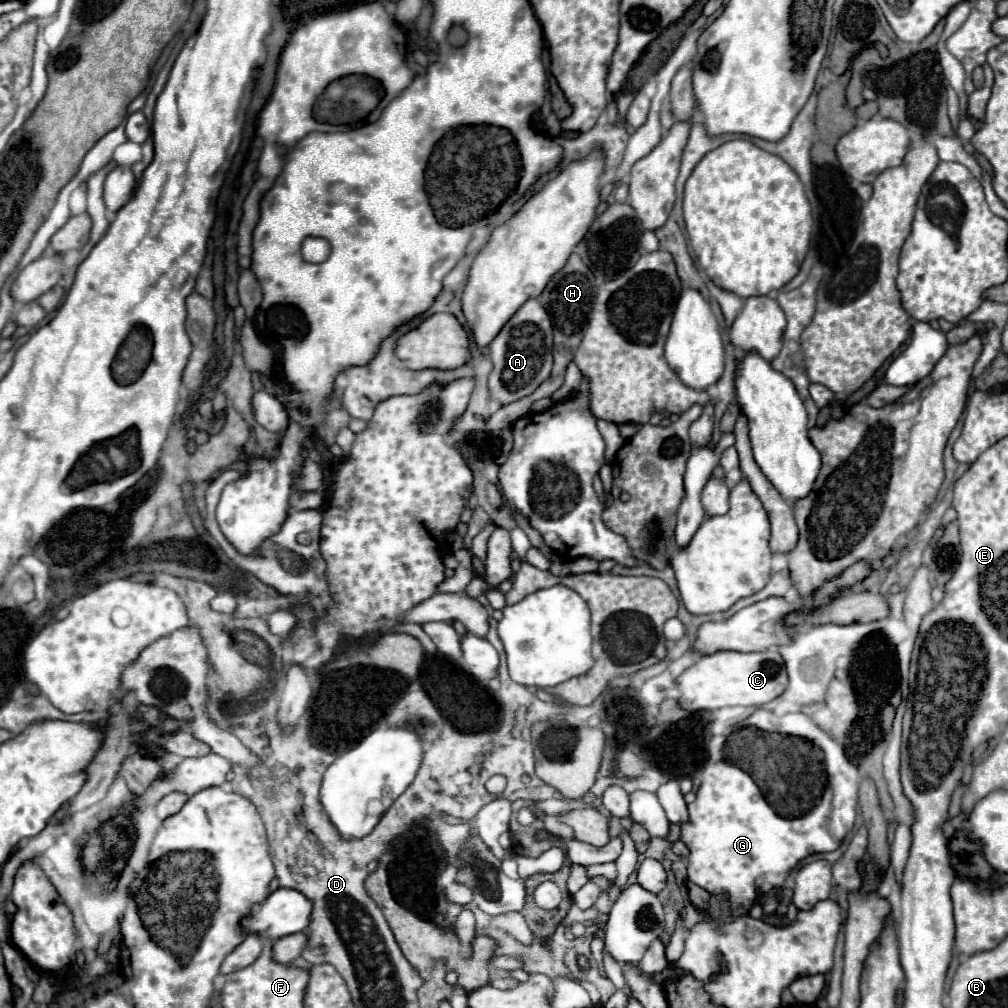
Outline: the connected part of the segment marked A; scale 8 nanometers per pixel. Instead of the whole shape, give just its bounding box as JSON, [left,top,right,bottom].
[489,300,553,404]

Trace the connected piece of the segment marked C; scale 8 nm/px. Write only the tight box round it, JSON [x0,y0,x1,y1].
[675,648,787,712]

